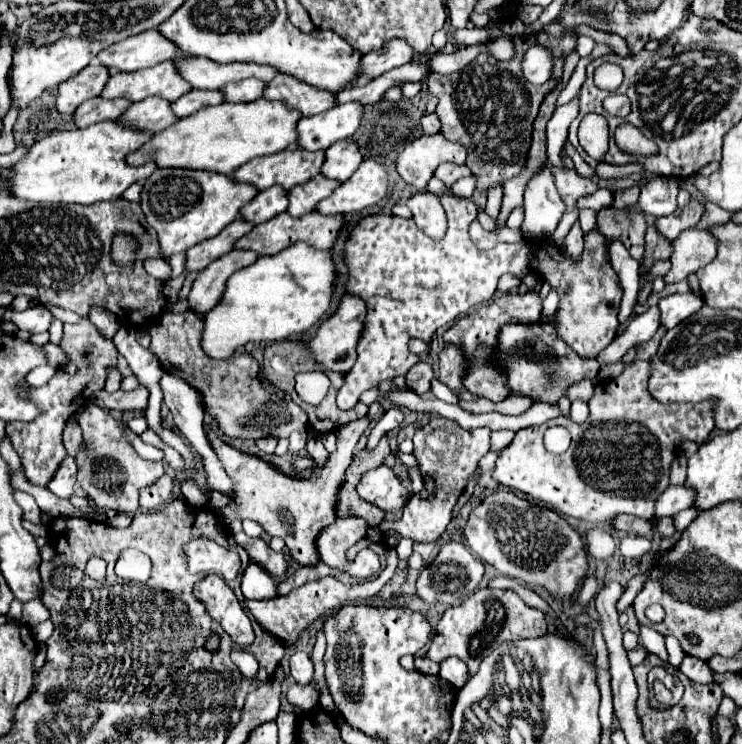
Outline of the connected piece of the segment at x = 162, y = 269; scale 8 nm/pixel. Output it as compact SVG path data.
M148 258L144 262L144 268L146 268L146 272L150 276L154 276L154 278L158 278L162 282L168 282L170 276L172 276L172 268L170 268L168 260L164 260L164 258Z

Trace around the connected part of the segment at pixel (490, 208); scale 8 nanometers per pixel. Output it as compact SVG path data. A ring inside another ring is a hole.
M496 186L488 192L488 202L486 202L486 208L484 212L490 216L490 218L496 218L498 212L500 212L500 204L502 204L502 186Z

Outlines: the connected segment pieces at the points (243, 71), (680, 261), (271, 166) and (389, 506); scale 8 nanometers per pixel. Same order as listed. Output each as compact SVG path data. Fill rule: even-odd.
M202 56L176 60L176 68L194 88L200 90L216 90L228 82L240 82L252 76L264 82L272 80L272 76L278 76L274 68L268 68L264 64L216 64L214 60Z
M690 228L688 232L682 232L674 240L674 252L672 252L672 268L664 276L666 282L680 282L686 276L694 274L696 270L704 268L708 262L712 262L716 256L716 236L708 230Z
M288 148L272 156L258 156L242 164L232 178L236 182L250 182L258 190L266 190L274 184L284 186L286 190L298 184L312 180L320 174L324 164L324 152L304 152L302 148Z
M384 464L380 468L368 470L356 490L362 500L368 500L370 504L382 508L388 514L396 514L410 500L410 494L402 486L398 476L392 472L392 468Z

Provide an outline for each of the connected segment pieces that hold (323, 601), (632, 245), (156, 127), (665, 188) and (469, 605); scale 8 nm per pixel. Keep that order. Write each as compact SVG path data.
M386 548L386 568L378 574L376 580L370 580L361 584L342 584L334 576L324 576L320 580L306 582L304 586L292 590L290 594L262 601L246 599L245 603L264 630L268 630L278 640L282 640L284 646L290 646L290 644L294 644L298 640L298 634L308 624L312 624L318 616L332 614L336 608L340 608L344 604L360 604L376 595L386 582L392 578L392 574L394 574L397 566L397 552L394 552L394 548Z
M602 208L598 212L598 230L608 238L616 240L620 238L624 246L628 248L630 256L644 264L644 234L646 234L646 216L636 212L624 212L612 208Z
M152 96L142 102L134 102L132 108L128 108L120 116L120 124L128 128L136 128L142 132L160 132L176 122L176 114L172 112L172 102L160 100L160 96Z
M652 176L640 190L638 206L646 216L668 216L676 210L678 180L674 176Z
M482 588L474 592L468 600L464 600L456 608L448 608L438 624L436 634L432 638L432 644L428 648L428 658L434 662L440 662L446 656L458 656L466 662L468 674L474 674L478 670L478 664L484 656L488 656L492 650L496 650L504 640L518 640L518 638L538 638L546 632L546 614L542 610L526 606L518 594L512 590L500 590L500 588Z

